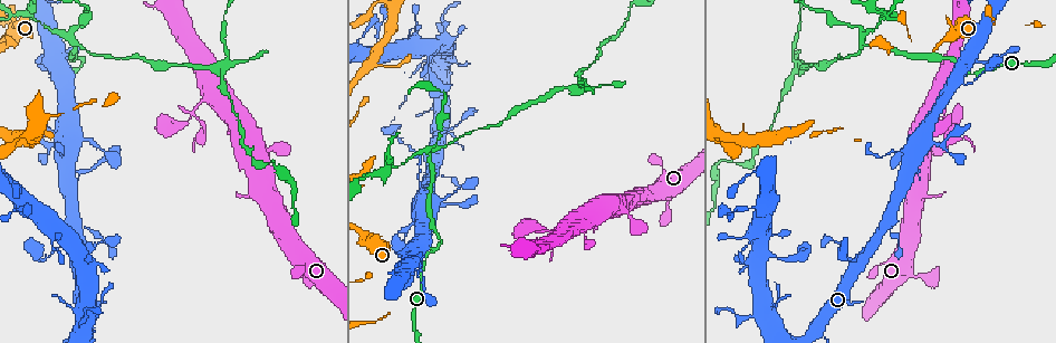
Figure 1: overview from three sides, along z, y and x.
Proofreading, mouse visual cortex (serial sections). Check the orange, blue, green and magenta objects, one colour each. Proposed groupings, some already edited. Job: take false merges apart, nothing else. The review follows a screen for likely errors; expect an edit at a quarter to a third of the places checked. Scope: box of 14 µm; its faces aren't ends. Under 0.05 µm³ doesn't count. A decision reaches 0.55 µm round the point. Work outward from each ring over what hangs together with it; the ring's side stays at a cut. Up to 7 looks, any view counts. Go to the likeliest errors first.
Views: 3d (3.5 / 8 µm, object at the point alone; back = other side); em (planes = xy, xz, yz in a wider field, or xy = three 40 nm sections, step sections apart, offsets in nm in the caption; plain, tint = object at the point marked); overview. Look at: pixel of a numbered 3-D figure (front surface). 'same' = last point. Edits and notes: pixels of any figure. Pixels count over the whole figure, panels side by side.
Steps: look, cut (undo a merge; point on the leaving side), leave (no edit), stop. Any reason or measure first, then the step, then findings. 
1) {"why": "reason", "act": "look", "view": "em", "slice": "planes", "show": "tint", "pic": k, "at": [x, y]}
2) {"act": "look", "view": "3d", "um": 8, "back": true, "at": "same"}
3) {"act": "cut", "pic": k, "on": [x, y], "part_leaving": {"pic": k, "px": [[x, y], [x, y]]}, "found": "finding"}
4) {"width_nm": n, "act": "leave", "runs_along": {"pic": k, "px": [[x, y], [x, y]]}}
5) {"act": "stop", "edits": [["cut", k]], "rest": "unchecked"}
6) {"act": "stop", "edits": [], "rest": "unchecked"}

{"why": "sharp bend", "act": "look", "view": "3d", "um": 3.5, "back": true, "pic": 1, "at": [441, 244]}

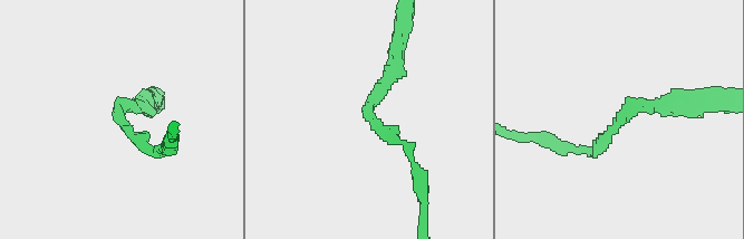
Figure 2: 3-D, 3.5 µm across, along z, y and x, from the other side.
{"arm_widths_nm": [100, 200], "act": "look", "view": "em", "slice": "planes", "show": "tint", "pic": 2, "at": [623, 114]}

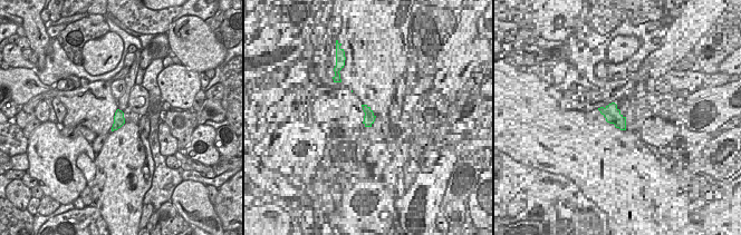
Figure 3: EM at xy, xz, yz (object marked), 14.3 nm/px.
{"width_nm": 160, "act": "leave", "runs_along": {"pic": 2, "px": [[582, 147], [636, 104], [682, 96]]}, "found": "all the same cell"}

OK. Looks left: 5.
{"why": "four-way junction", "act": "look", "view": "em", "slice": "xy", "step": 5, "show": "tint", "pic": 1, "at": [75, 43]}

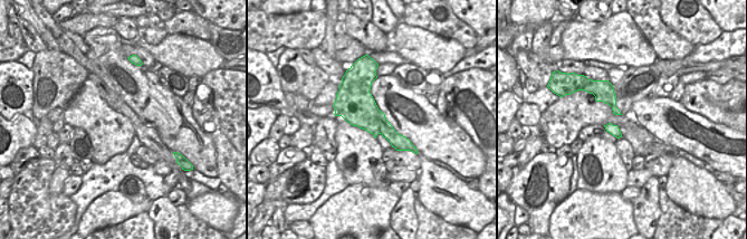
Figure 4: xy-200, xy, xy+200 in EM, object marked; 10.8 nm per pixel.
{"act": "look", "view": "3d", "um": 3.5, "at": "same"}

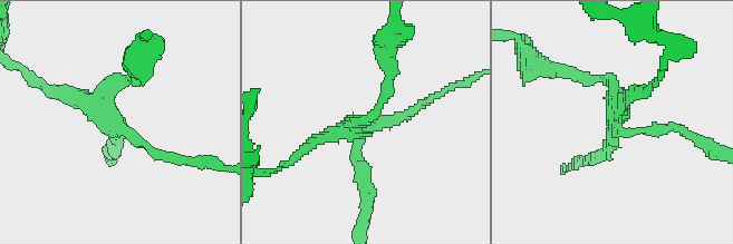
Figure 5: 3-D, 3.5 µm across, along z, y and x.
{"arm_widths_nm": [100, 150, 150, 150], "act": "cut", "pic": 5, "on": [306, 146], "found": "a second cell is stuck on"}

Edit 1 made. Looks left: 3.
{"why": "redraw", "act": "look", "view": "overview"}

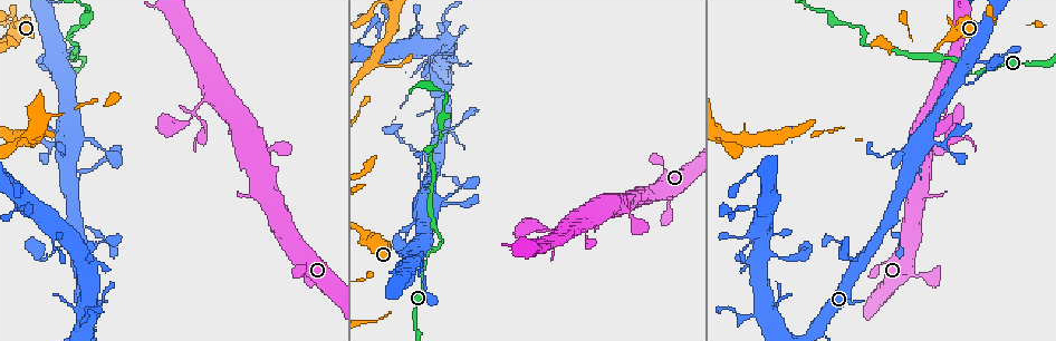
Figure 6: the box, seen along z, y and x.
{"why": "calibre changes", "act": "look", "view": "3d", "um": 8, "pic": 6, "at": [93, 169]}

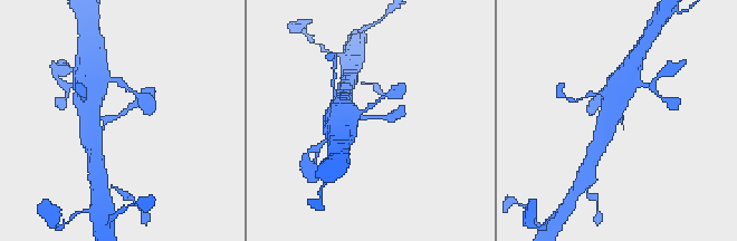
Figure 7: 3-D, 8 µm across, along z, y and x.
{"arm_widths_nm": [200, 250], "act": "look", "view": "em", "slice": "xy", "step": 2, "show": "tint", "pic": 7, "at": [370, 118]}

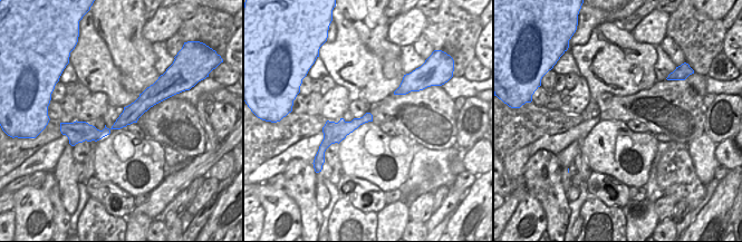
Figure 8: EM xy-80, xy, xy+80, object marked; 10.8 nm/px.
{"act": "leave", "runs_along": {"pic": 7, "px": [[92, 118], [117, 117], [145, 97]]}, "found": "all the same cell"}

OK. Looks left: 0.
{"act": "stop", "edits": [["cut", 5]], "rest": "unchecked"}

